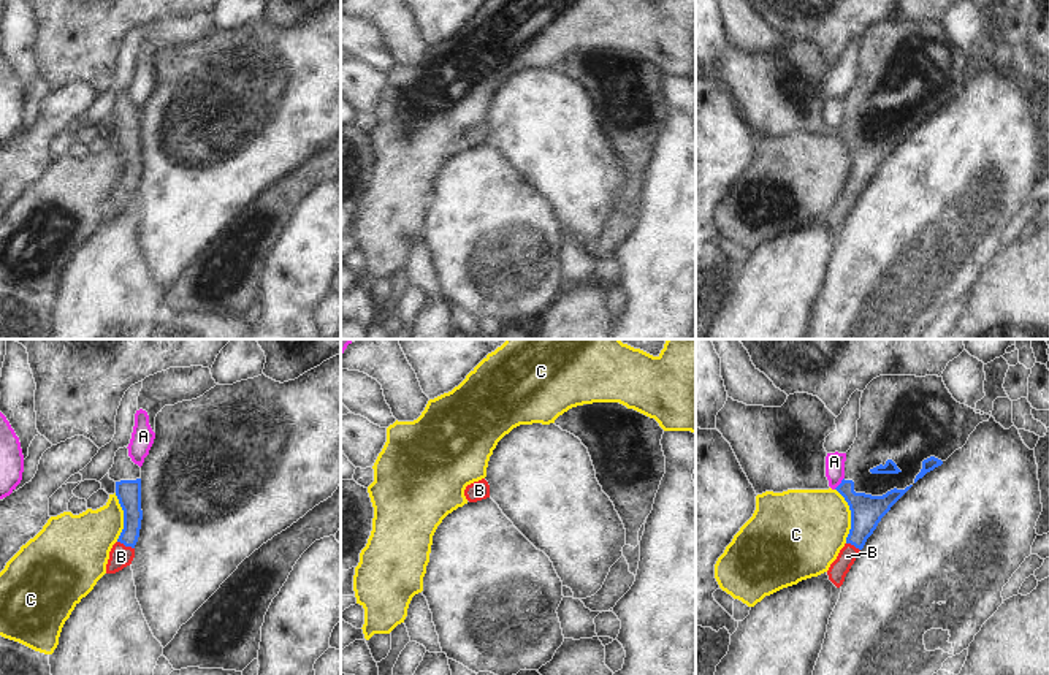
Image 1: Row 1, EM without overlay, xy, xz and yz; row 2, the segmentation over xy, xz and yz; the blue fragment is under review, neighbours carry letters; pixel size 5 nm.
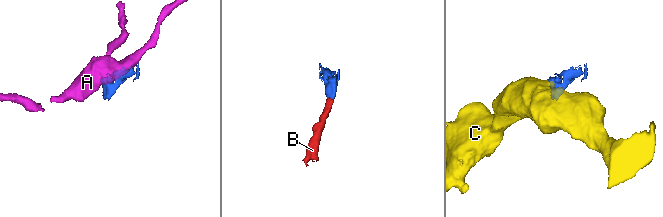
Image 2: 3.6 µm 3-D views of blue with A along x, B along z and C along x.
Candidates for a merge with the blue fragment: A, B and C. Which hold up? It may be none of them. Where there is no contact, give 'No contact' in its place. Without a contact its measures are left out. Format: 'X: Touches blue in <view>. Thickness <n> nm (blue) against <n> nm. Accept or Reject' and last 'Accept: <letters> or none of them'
A: Touches blue in yz. Thickness 160 nm (blue) against 100 nm. Reject
B: Touches blue in xy. Thickness 120 nm (blue) against 120 nm. Accept
C: Touches blue in yz. Thickness 160 nm (blue) against 400 nm. Reject
Accept: B.

